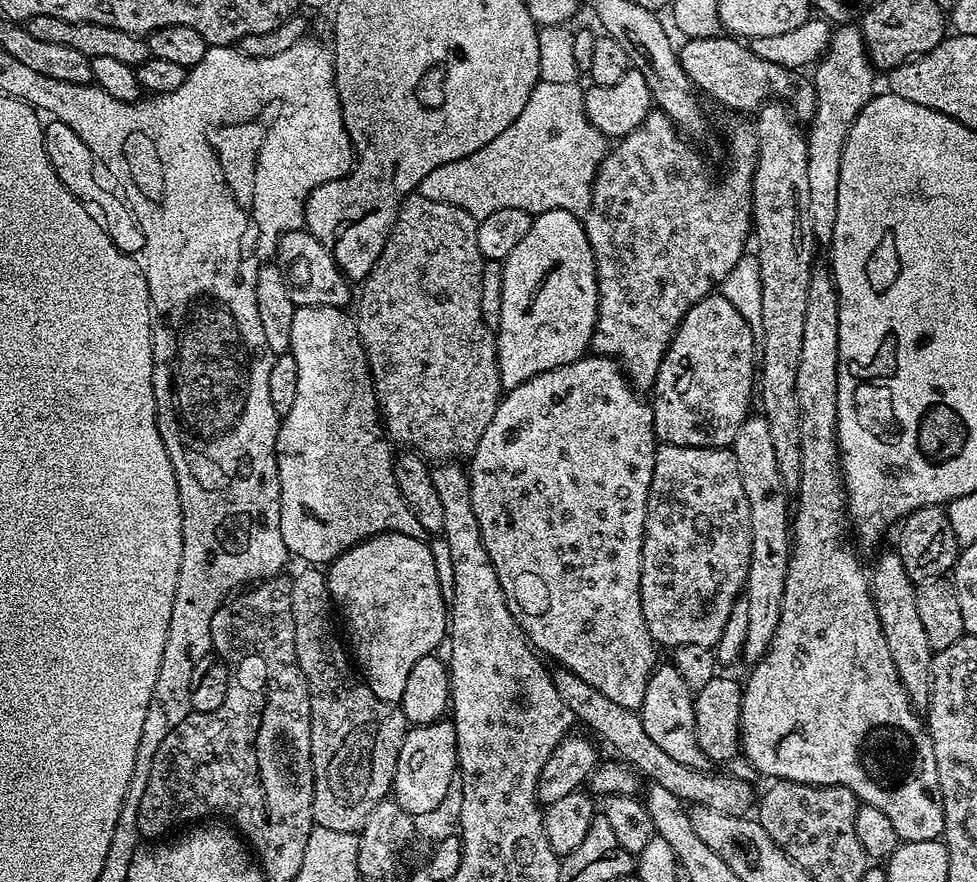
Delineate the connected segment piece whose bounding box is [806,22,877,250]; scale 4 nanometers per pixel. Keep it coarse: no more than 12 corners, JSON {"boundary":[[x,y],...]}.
{"boundary":[[844,22],[810,76],[810,226],[831,249],[850,126],[877,91],[864,33]]}

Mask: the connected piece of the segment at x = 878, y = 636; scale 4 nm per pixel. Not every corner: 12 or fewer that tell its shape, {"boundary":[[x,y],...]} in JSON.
{"boundary":[[813,267],[782,614],[743,681],[762,775],[939,840],[934,746],[848,545],[838,294]]}

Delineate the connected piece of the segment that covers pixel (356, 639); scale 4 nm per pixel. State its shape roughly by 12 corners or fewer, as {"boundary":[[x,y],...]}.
{"boundary":[[380,532],[326,568],[364,683],[399,705],[450,628],[415,534]]}

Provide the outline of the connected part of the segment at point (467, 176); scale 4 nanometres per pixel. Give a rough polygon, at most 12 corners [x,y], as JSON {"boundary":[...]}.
{"boundary":[[534,86],[418,192],[466,210],[583,214],[609,147],[584,88]]}

